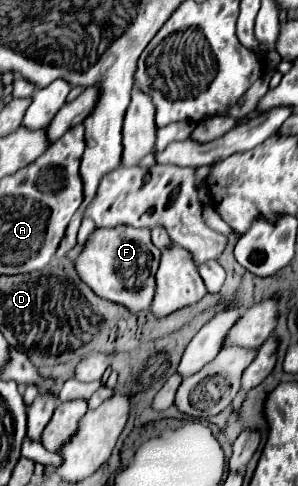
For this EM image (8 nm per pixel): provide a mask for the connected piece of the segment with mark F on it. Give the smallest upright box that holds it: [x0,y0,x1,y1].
[76,227,160,315]

